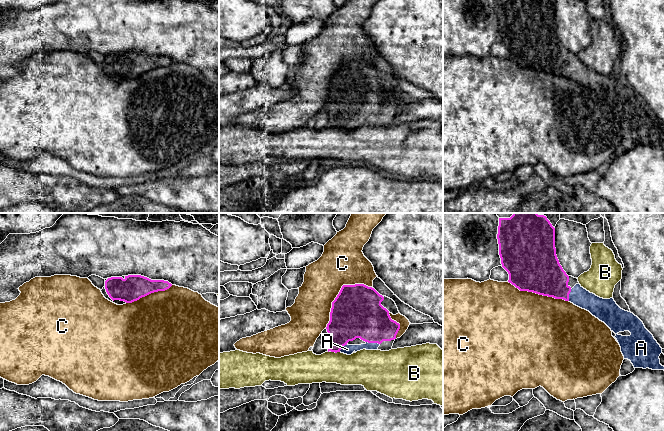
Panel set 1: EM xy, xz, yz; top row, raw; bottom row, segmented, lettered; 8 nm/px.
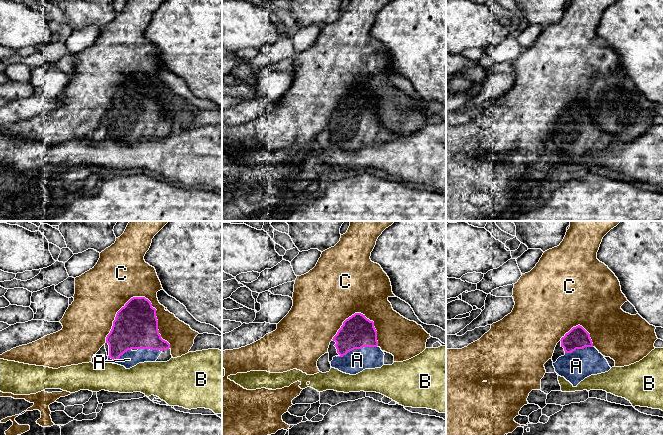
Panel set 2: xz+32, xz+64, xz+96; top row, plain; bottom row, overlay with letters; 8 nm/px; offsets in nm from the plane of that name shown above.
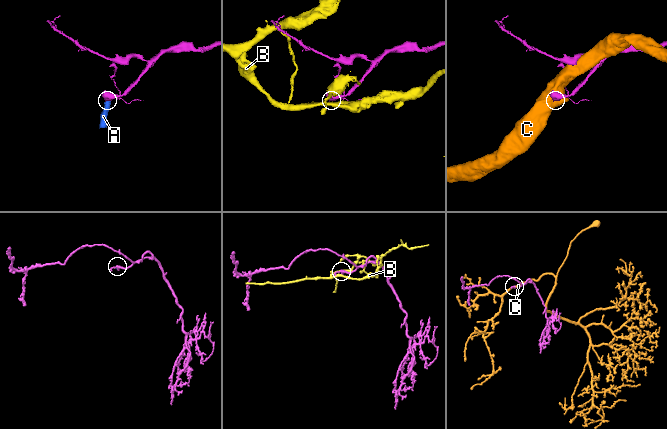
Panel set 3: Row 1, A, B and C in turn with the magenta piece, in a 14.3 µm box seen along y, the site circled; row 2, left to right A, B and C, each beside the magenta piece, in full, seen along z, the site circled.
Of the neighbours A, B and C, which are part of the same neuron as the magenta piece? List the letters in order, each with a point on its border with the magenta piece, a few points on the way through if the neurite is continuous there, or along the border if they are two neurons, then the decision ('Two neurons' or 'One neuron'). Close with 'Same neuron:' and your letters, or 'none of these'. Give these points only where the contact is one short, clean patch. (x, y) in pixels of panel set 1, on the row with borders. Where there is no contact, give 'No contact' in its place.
A: Touches magenta at xz (373, 342). Path across: xz (360, 314), (373, 327), (373, 342), (368, 346), (347, 349). One neuron
B: Touches magenta at xz (335, 352). Boundary: xz (331, 351), (339, 352). Two neurons
C: Touches magenta at xz (339, 292). Two neurons
Same neuron: A

